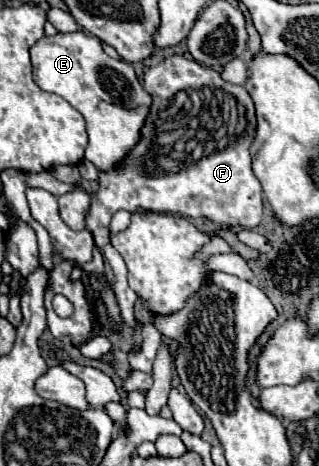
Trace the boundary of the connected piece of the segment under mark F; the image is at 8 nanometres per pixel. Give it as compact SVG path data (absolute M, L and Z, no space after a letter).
M173 55L151 67L143 79L145 91L153 97L149 115L143 123L141 137L133 145L131 153L123 157L121 165L109 171L99 173L99 189L91 199L91 207L87 211L87 229L91 231L95 245L103 251L103 257L109 261L115 273L115 295L121 307L123 321L129 327L137 325L133 315L133 305L137 301L137 293L127 285L127 267L123 257L115 251L109 241L109 221L115 211L125 209L133 211L157 211L157 213L173 213L181 217L207 217L217 227L245 227L251 229L259 225L263 213L263 189L259 179L251 169L249 145L255 137L255 109L249 93L243 85L231 85L221 79L221 75L205 65L199 65L193 59L183 55Z

